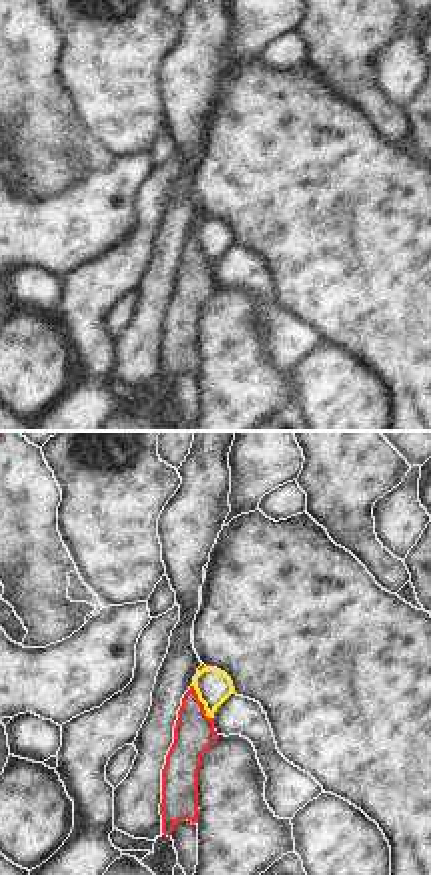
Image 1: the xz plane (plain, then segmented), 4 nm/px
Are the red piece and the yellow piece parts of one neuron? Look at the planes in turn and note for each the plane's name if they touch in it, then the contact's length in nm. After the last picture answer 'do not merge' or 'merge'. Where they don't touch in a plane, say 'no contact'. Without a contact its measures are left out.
contact in xz; length 170 nm

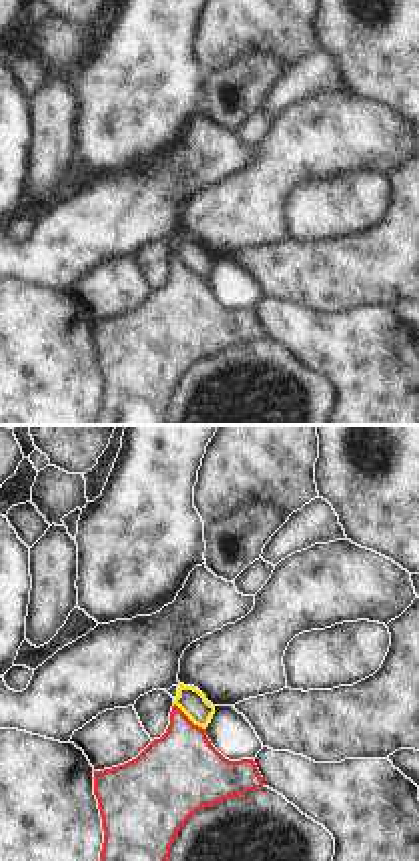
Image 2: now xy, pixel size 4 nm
contact in xy; length 170 nm

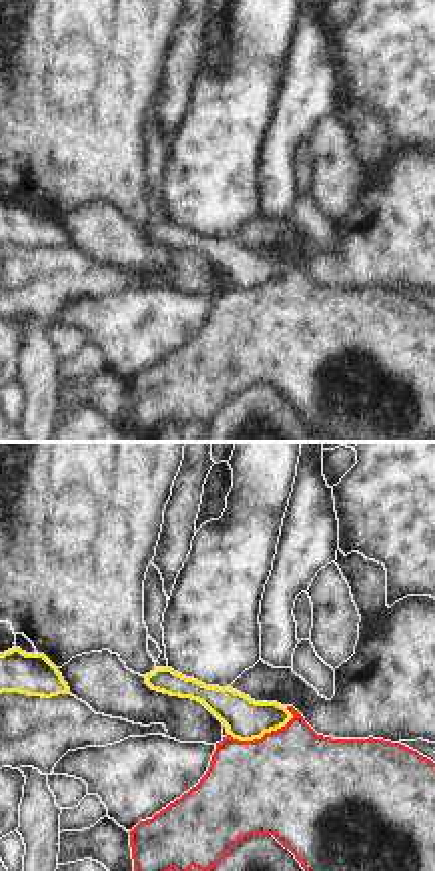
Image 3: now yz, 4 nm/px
contact in yz; length 280 nm

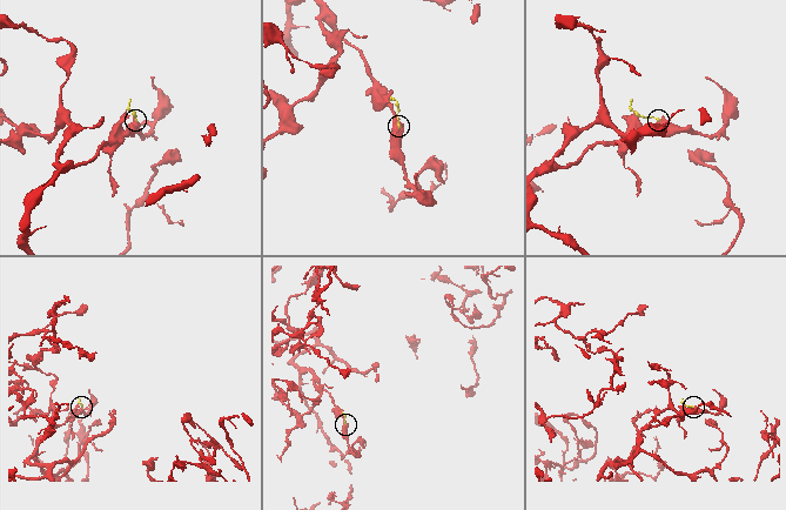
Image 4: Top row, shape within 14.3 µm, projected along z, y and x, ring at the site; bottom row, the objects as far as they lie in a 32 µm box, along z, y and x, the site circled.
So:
do not merge

